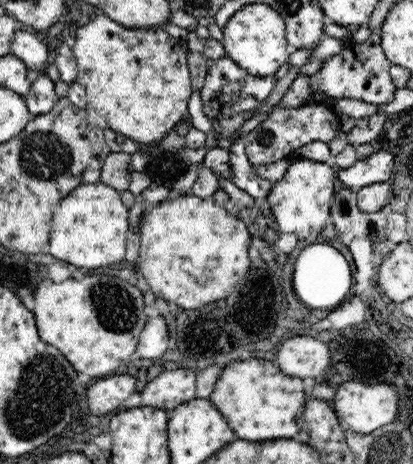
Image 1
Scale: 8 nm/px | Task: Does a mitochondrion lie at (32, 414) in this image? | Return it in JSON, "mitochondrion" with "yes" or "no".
{"mitochondrion":"yes"}

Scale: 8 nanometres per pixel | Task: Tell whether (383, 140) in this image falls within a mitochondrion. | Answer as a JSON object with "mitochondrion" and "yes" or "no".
{"mitochondrion":"no"}

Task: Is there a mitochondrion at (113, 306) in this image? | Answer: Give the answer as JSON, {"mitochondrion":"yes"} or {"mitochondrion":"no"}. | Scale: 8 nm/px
{"mitochondrion":"yes"}

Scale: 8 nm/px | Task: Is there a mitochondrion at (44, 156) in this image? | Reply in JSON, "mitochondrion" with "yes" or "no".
{"mitochondrion":"yes"}

